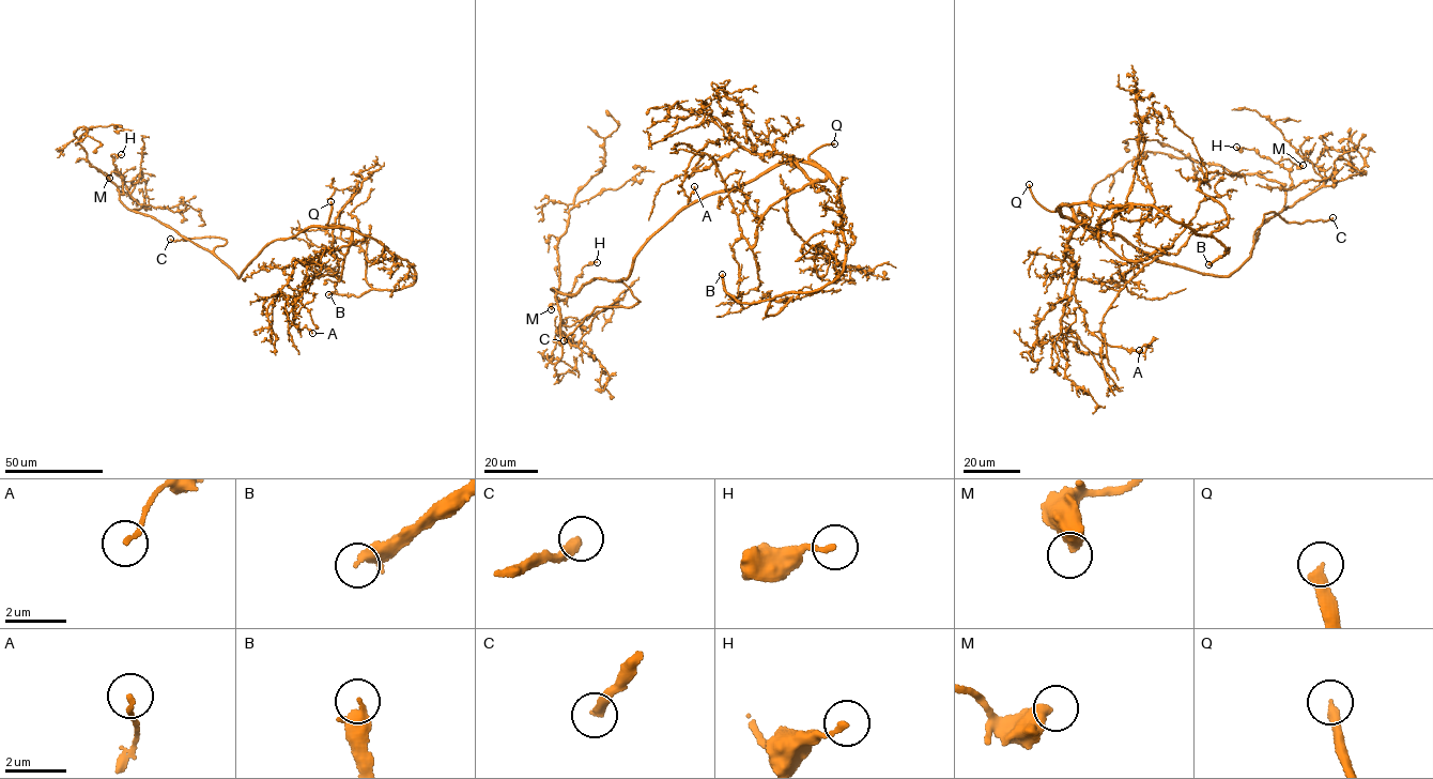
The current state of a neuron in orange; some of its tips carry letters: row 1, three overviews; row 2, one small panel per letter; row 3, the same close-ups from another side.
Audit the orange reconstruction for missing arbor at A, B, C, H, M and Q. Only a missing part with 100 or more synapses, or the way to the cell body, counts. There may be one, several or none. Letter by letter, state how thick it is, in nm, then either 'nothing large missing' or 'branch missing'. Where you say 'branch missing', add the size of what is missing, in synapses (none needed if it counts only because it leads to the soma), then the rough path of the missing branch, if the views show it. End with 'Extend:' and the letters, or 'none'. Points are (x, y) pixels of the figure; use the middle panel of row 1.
A: 140 nm thick; nothing large missing
B: 340 nm thick; branch missing; about 110 synapses; missing branch runs (722, 274), (710, 257), (684, 234), (686, 228), (679, 225), (671, 229)
C: 320 nm thick; branch missing; about 450 synapses; missing branch runs (564, 340), (542, 361), (551, 369), (557, 387), (568, 397), (606, 393), (614, 400), (619, 393), (618, 410)
H: 180 nm thick; nothing large missing
M: 500 nm thick; nothing large missing
Q: 340 nm thick; branch missing
Extend: B, C, Q

